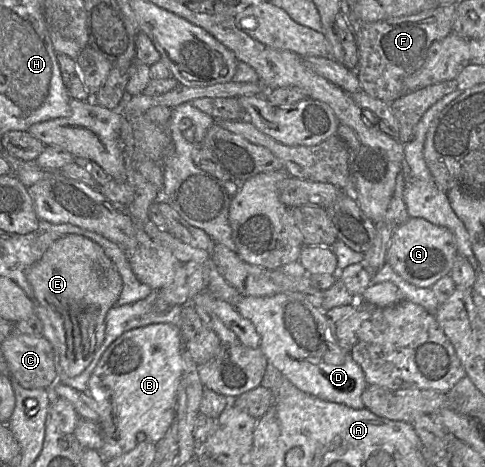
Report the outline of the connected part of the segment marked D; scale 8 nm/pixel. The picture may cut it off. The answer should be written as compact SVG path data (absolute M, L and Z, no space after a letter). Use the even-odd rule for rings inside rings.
M301 292L273 296L244 296L235 305L260 335L260 349L269 364L301 391L353 409L365 408L362 394L368 387L361 367L339 347L327 329L324 311L313 307Z

